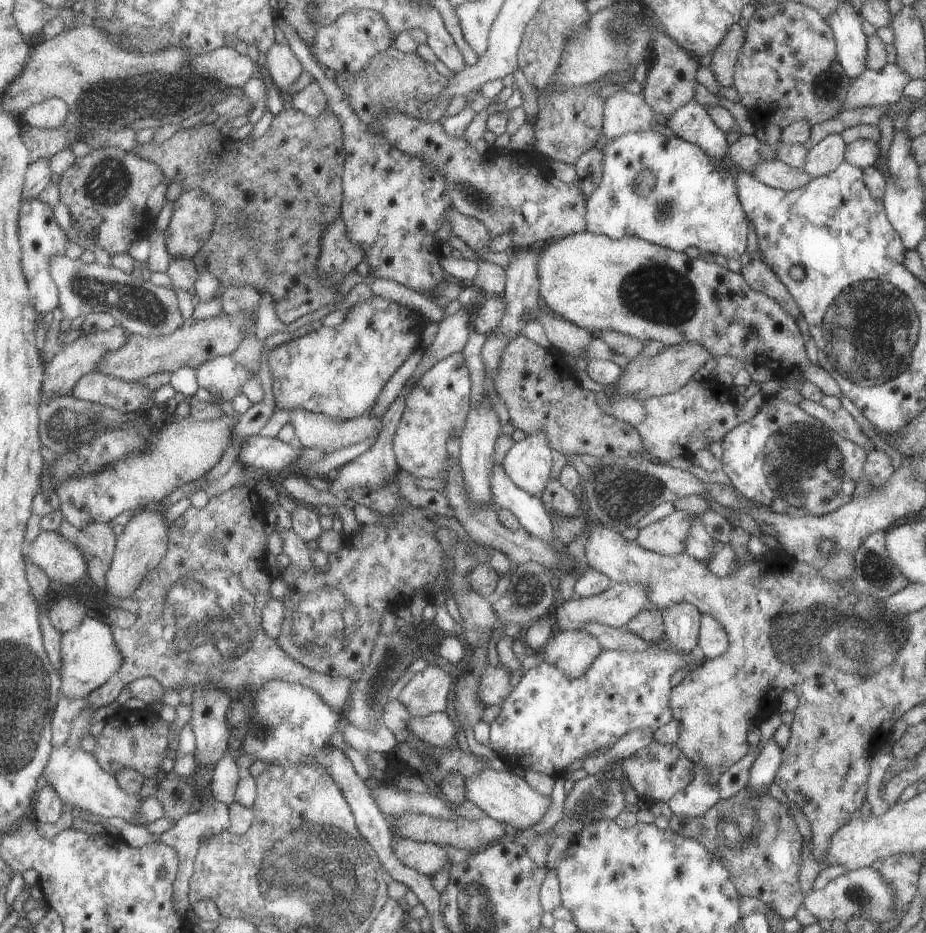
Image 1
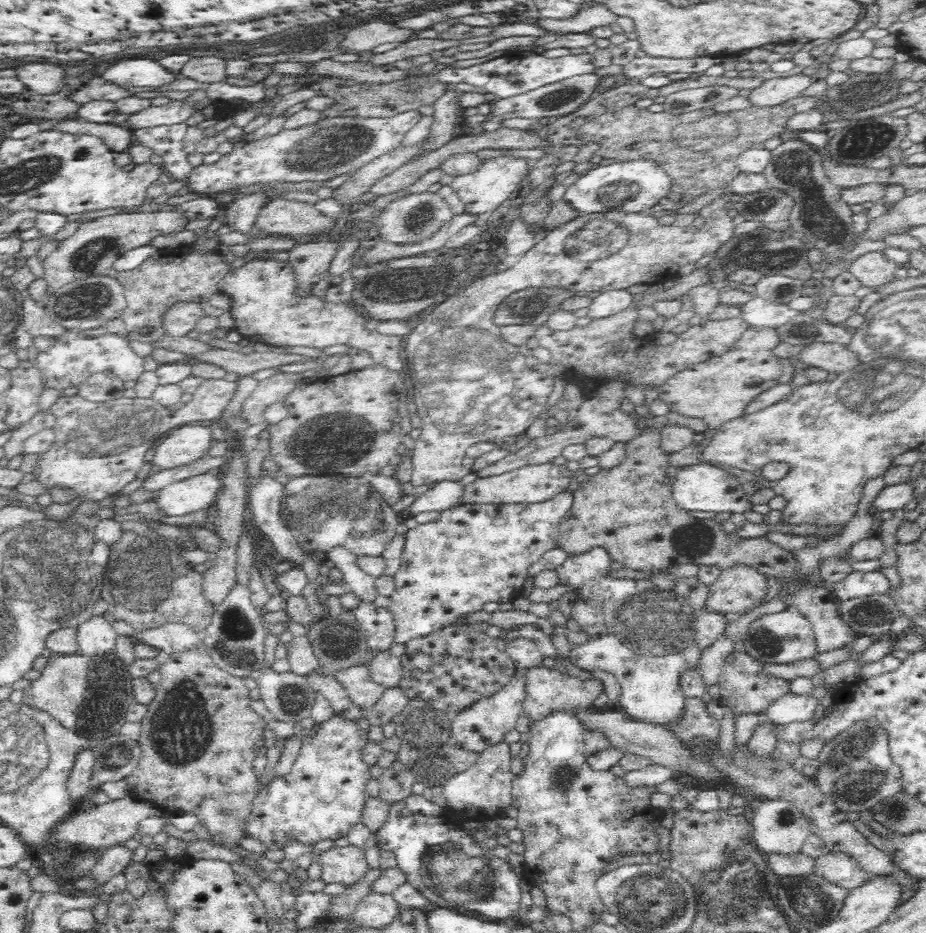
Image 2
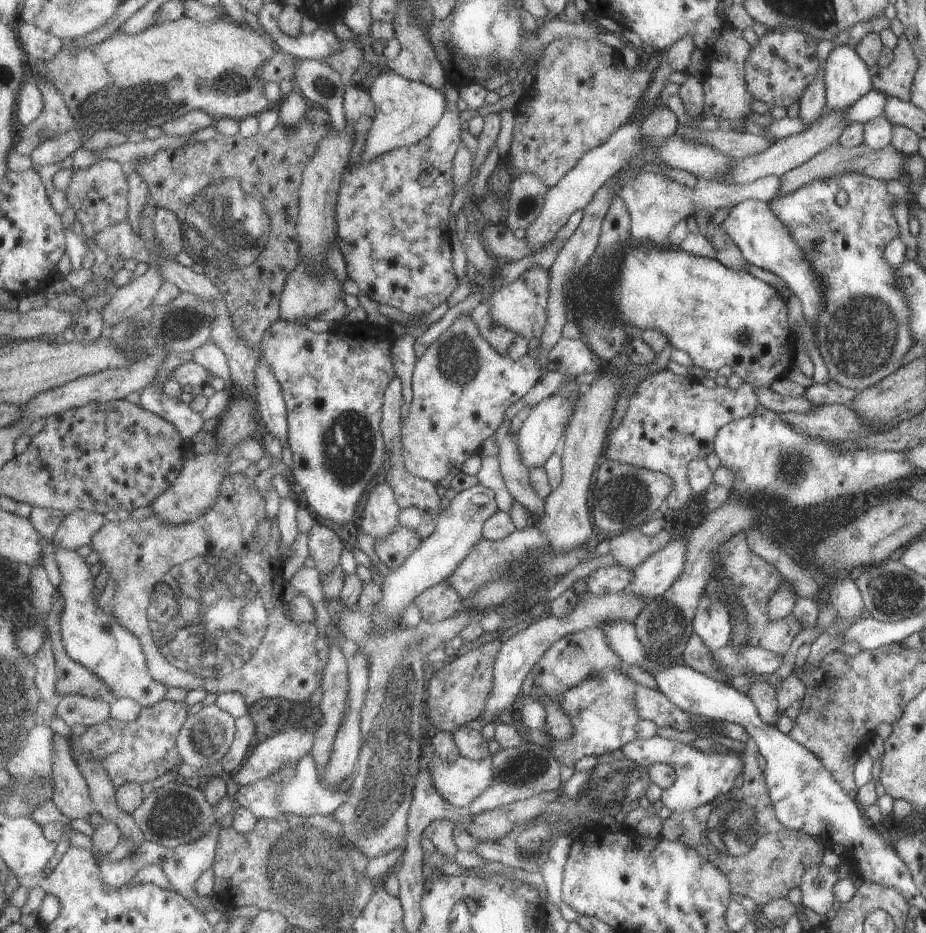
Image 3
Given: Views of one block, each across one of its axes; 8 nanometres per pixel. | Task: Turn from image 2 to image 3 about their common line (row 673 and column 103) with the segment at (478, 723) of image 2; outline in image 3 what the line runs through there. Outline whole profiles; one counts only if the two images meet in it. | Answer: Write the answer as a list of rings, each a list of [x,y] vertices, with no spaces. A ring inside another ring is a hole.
[[[74,510],[67,514],[58,534],[56,534],[56,544],[68,550],[78,550],[86,544],[93,542],[94,536],[98,534],[109,521],[110,517],[100,512],[90,512],[90,510]]]

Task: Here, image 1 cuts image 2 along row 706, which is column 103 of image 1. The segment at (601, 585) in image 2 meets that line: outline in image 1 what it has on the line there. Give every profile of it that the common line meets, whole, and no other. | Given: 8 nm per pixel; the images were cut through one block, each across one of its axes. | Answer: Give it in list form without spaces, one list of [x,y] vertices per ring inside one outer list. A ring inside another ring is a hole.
[[[95,613],[90,614],[80,628],[65,633],[62,652],[61,672],[64,684],[61,694],[71,699],[87,699],[120,671],[125,663],[125,654],[115,639],[114,626],[103,615]]]

